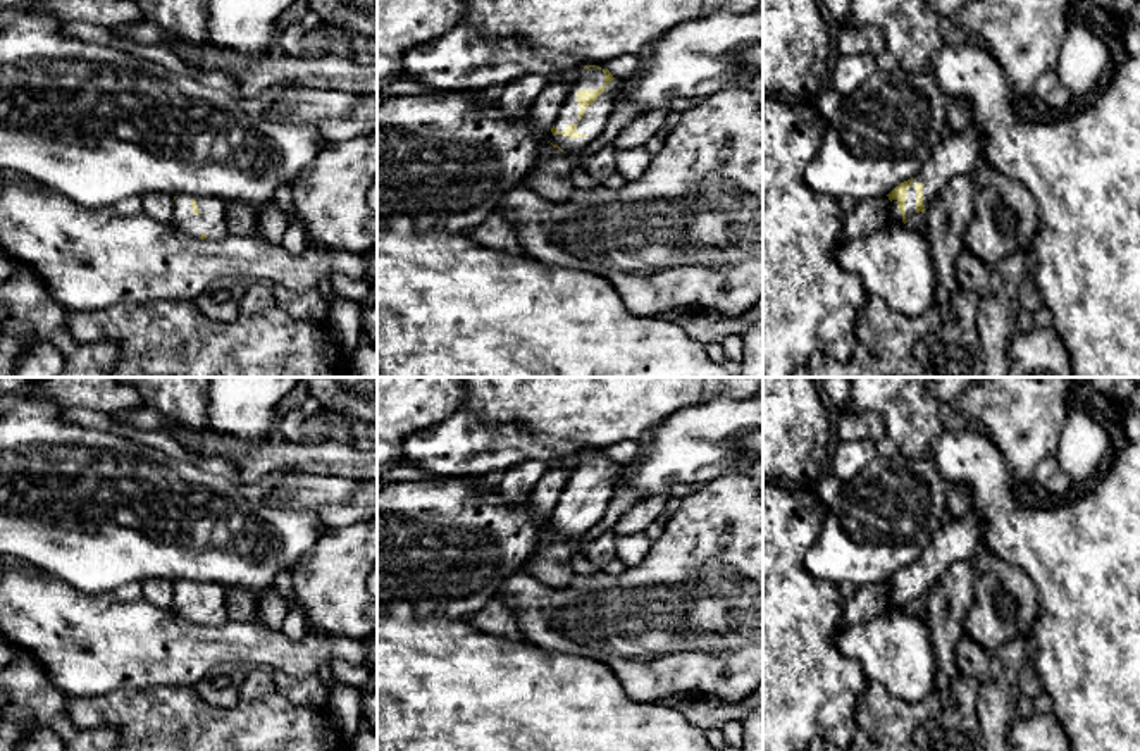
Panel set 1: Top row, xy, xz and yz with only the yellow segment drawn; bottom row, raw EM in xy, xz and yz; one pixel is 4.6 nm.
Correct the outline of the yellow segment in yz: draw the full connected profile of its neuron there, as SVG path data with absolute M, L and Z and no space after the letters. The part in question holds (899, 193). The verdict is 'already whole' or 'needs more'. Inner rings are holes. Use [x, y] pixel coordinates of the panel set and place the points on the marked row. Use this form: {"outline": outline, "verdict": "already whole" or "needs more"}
{"outline": "M970 124L961 133L947 133L916 176L895 186L887 196L887 222L908 222L939 198L956 176L973 176L983 164L983 143Z", "verdict": "needs more"}

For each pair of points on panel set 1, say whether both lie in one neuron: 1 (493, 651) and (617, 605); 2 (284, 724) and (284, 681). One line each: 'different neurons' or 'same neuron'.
1: different neurons
2: different neurons

